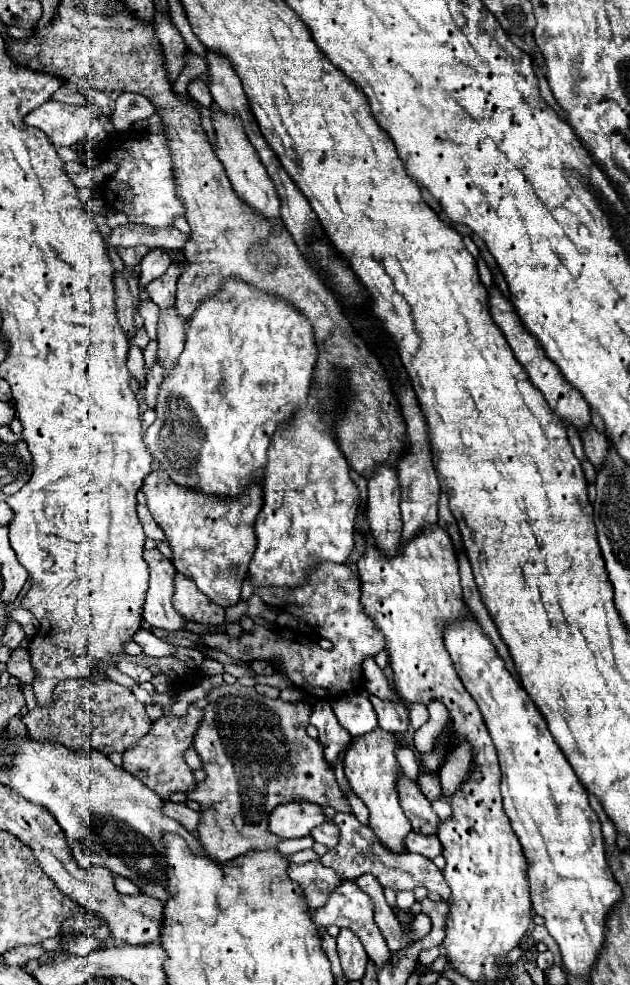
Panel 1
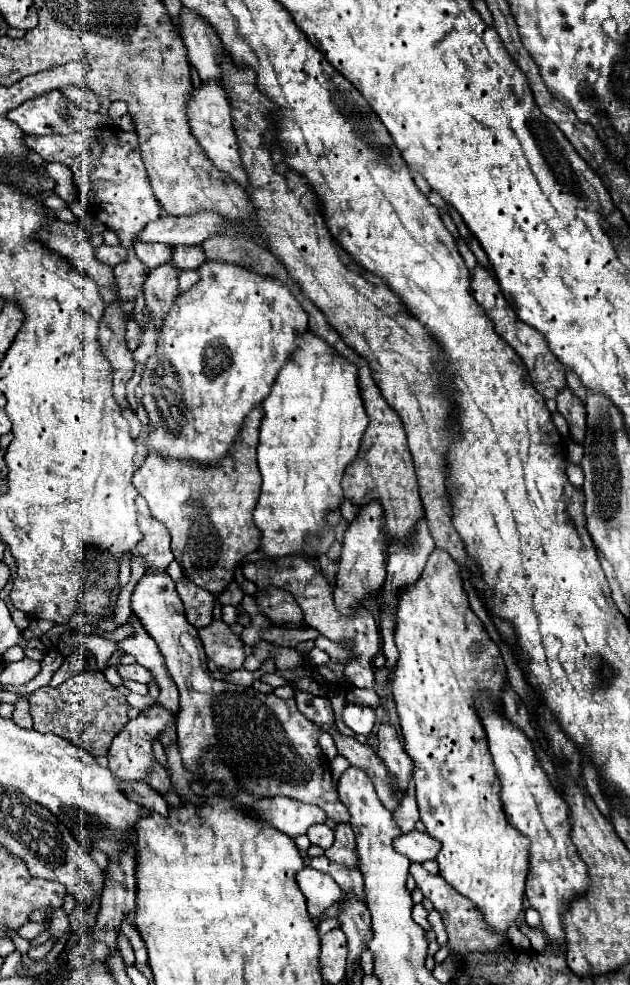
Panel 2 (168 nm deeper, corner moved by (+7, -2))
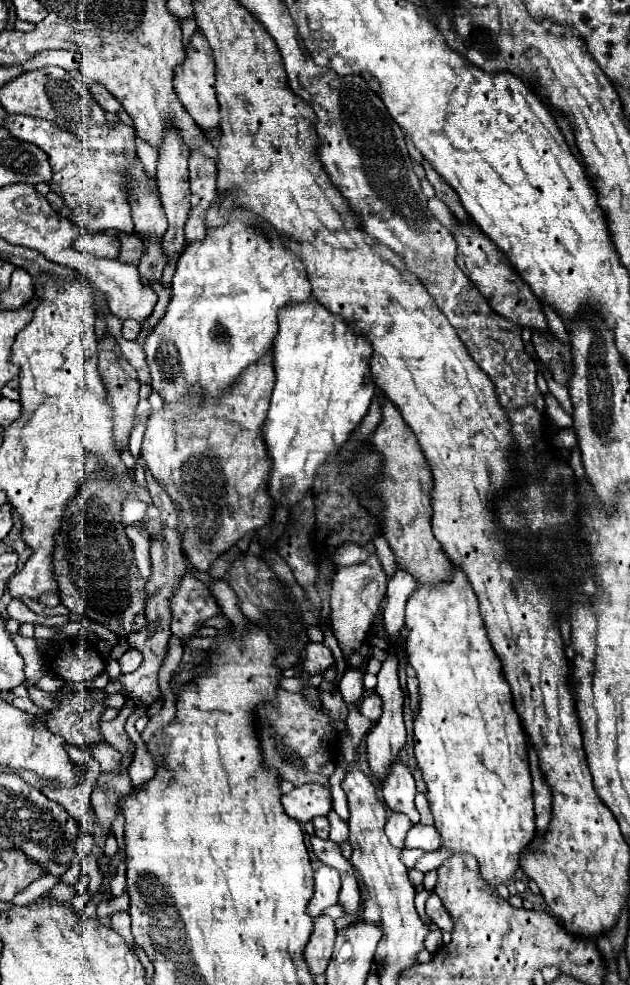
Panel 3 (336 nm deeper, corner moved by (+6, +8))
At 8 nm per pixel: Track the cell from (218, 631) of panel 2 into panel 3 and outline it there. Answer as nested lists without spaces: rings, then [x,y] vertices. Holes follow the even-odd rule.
[[[185,574],[179,580],[179,586],[173,590],[171,614],[171,632],[181,638],[201,628],[207,618],[217,616],[219,606],[209,596],[209,586],[205,582],[193,574]]]

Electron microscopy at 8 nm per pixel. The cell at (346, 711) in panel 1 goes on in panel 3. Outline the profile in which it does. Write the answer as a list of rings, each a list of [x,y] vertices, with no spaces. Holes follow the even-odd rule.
[[[375,692],[369,694],[367,698],[363,698],[359,710],[361,710],[361,714],[367,716],[369,720],[379,720],[379,716],[381,716],[381,698],[379,698]]]

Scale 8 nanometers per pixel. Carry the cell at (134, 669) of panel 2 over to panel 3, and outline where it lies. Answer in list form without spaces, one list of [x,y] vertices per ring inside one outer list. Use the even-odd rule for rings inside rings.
[[[127,650],[121,658],[119,658],[119,664],[121,664],[121,672],[125,674],[125,672],[135,672],[139,666],[141,666],[141,662],[143,662],[143,656],[141,656],[141,652],[137,652],[137,650]]]

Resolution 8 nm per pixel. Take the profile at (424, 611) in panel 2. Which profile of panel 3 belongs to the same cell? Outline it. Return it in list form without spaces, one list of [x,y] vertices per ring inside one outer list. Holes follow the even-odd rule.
[[[455,568],[449,584],[417,588],[411,594],[407,600],[405,630],[407,658],[419,680],[419,714],[413,718],[415,758],[423,770],[435,828],[441,832],[445,848],[477,858],[481,876],[493,888],[507,884],[519,870],[521,850],[535,838],[527,740],[513,708],[509,684],[501,676],[501,662],[485,636],[477,596],[459,568]]]

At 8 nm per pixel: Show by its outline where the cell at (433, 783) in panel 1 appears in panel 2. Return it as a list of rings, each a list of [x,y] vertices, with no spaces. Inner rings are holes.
[[[406,794],[404,796],[400,808],[394,812],[394,818],[396,818],[396,824],[400,826],[402,832],[414,830],[414,824],[418,820],[418,804],[416,804],[414,794]]]

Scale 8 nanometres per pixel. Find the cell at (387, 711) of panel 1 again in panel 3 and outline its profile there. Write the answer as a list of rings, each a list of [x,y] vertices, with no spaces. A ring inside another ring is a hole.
[[[399,756],[389,766],[389,776],[383,782],[381,792],[383,792],[385,806],[391,812],[401,812],[409,816],[411,824],[419,824],[419,812],[415,810],[415,804],[413,804],[413,798],[417,794],[415,780],[413,780],[411,770],[403,766]]]

